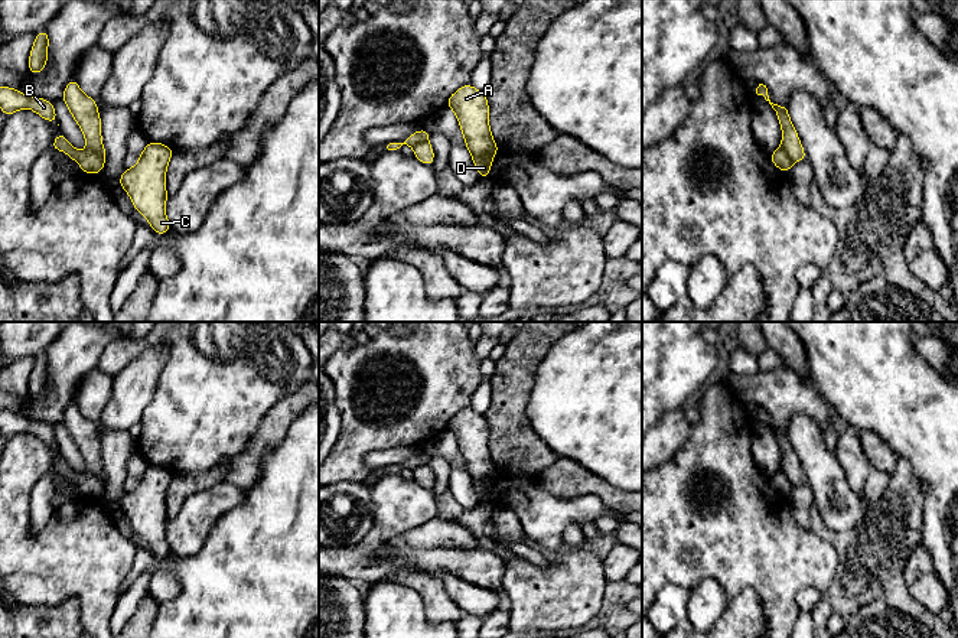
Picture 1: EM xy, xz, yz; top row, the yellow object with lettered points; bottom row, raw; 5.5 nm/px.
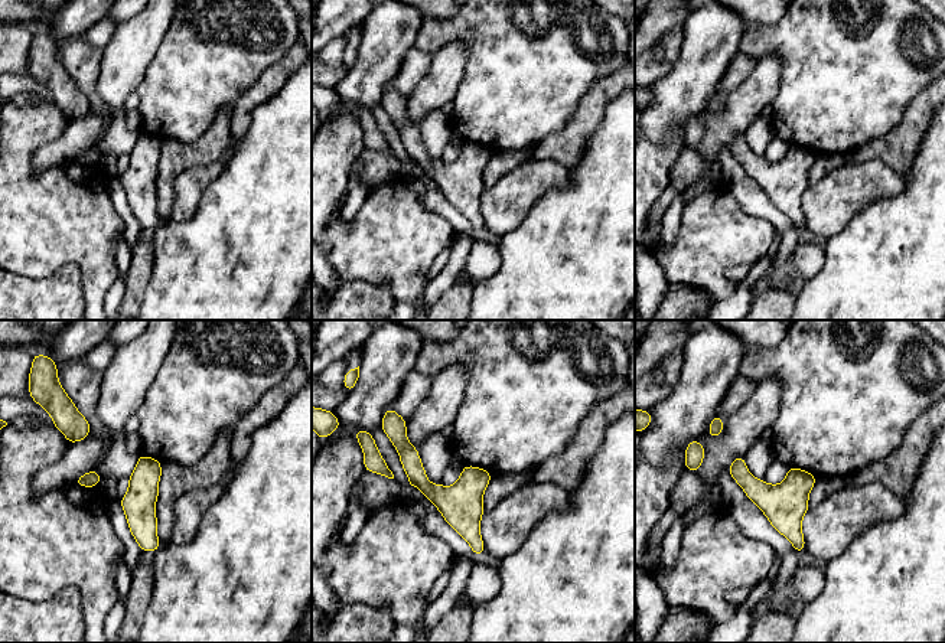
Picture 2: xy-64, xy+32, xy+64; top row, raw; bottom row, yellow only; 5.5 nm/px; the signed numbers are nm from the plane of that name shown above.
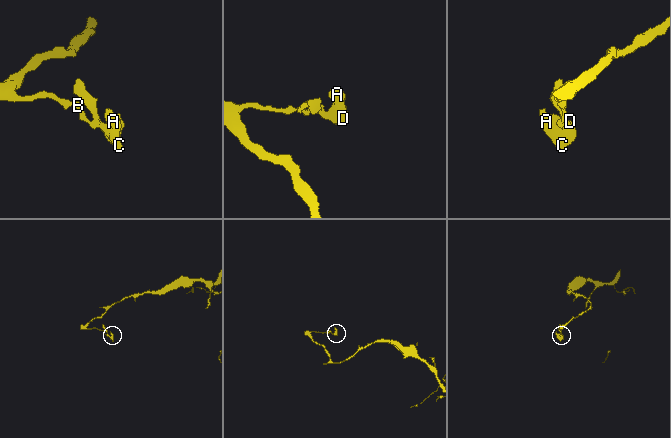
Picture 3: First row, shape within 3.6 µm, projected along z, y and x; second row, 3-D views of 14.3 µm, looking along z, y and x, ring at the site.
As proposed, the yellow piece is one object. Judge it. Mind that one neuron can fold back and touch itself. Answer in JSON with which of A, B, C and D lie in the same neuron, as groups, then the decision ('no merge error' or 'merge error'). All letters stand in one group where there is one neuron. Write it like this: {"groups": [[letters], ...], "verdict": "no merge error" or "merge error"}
{"groups": [["A", "C", "D"], ["B"]], "verdict": "merge error"}

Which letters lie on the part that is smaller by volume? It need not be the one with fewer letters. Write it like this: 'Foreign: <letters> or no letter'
Foreign: A, C, D

